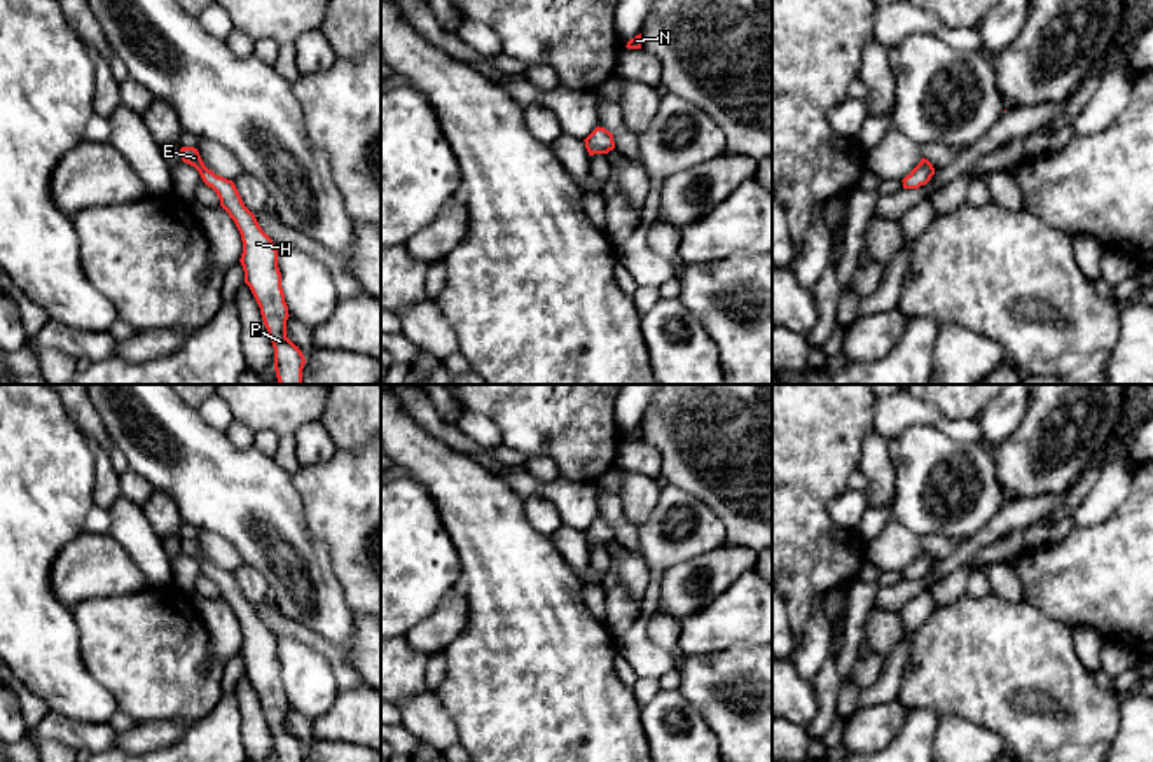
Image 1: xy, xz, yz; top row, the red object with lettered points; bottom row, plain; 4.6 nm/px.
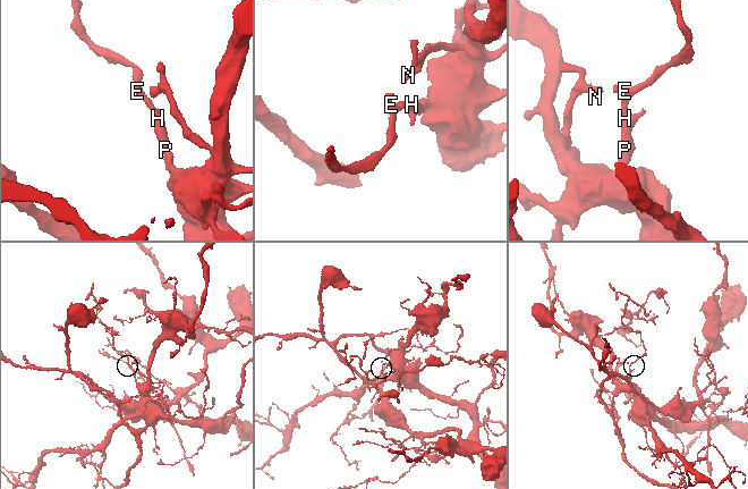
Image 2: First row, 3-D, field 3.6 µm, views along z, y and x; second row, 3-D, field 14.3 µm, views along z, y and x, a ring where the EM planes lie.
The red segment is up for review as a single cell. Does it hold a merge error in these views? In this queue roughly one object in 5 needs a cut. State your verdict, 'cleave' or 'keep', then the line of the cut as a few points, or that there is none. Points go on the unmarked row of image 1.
keep | no cut

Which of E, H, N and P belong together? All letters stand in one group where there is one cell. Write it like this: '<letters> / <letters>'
E H N P

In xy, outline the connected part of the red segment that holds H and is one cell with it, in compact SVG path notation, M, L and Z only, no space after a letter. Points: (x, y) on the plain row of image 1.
M182 538L182 552L194 558L203 573L211 578L220 598L234 612L241 633L241 657L245 675L250 678L274 739L274 762L302 762L306 750L299 738L287 729L288 697L281 680L278 641L273 631L262 622L255 606L245 598L232 572L208 561L194 538Z

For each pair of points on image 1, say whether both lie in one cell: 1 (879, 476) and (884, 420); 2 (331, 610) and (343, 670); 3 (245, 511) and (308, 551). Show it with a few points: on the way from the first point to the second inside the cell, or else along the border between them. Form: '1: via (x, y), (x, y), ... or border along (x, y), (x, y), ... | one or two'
1: border along (874, 427), (890, 439) | two
2: border along (303, 623), (331, 640), (352, 666) | two
3: via (261, 523), (292, 551) | one

